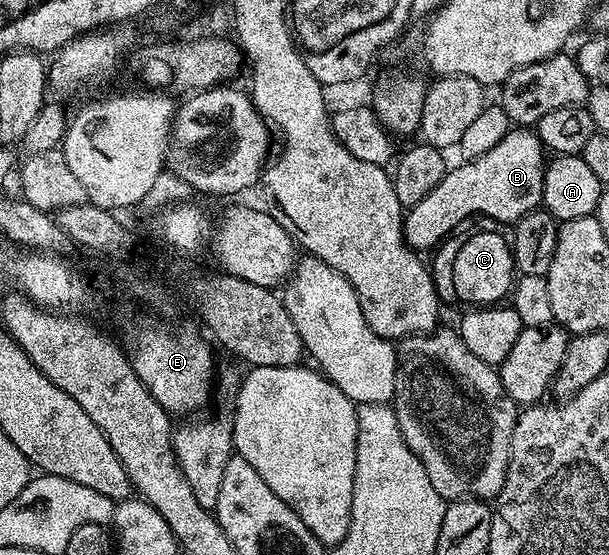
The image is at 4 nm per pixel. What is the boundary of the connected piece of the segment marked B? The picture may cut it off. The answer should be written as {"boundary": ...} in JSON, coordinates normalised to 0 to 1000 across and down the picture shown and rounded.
{"boundary":[[[841,229],[839,236],[829,241],[829,249],[823,249],[823,256],[816,256],[816,263],[810,263],[810,270],[803,270],[803,277],[790,277],[790,285],[782,288],[754,292],[749,303],[745,297],[727,315],[724,328],[718,328],[718,335],[711,335],[711,342],[704,342],[704,350],[698,350],[698,357],[691,357],[691,364],[685,364],[685,371],[667,377],[662,391],[662,425],[677,447],[683,450],[704,447],[703,450],[708,450],[729,427],[747,418],[755,400],[777,387],[800,387],[806,400],[854,396],[862,386],[880,380],[890,369],[893,301],[895,268],[885,247],[864,229]]]}

